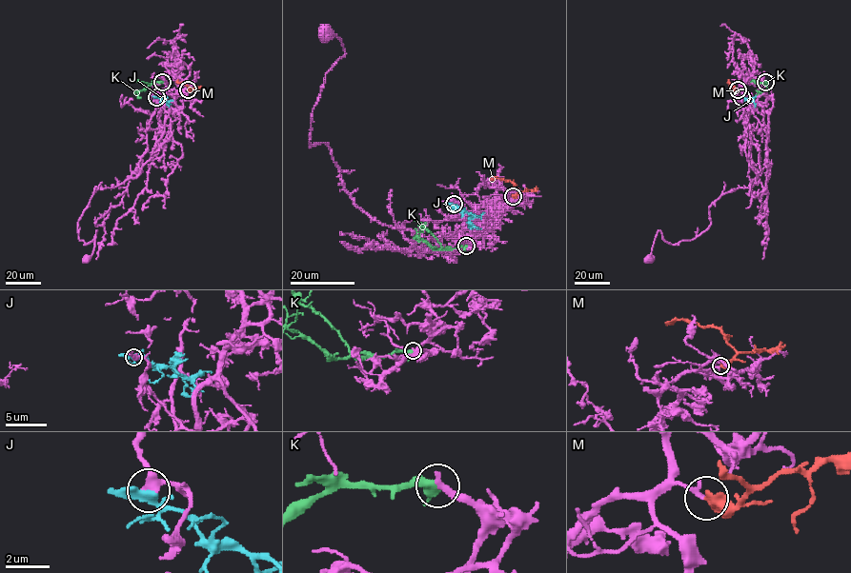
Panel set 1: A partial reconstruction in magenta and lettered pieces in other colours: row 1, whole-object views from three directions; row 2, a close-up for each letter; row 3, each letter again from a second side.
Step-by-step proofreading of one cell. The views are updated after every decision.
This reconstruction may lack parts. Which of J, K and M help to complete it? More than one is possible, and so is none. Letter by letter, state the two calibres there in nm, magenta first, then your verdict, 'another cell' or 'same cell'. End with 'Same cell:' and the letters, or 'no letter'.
J: calibres 320 and 280 nm; another cell
K: calibres 280 and 400 nm; same cell
M: calibres 240 and 440 nm; same cell
Same cell: K, M

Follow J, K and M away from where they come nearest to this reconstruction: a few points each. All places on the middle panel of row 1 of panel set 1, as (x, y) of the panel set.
J: (454, 204), (468, 213), (468, 224), (481, 228)
K: (466, 246), (434, 248), (416, 236), (425, 222)
M: (512, 196), (518, 190), (511, 181), (494, 180)

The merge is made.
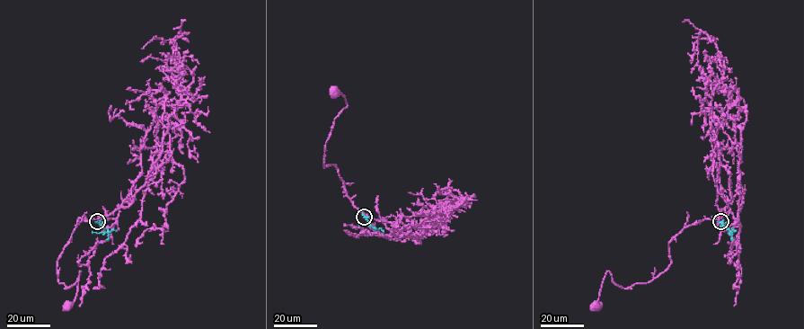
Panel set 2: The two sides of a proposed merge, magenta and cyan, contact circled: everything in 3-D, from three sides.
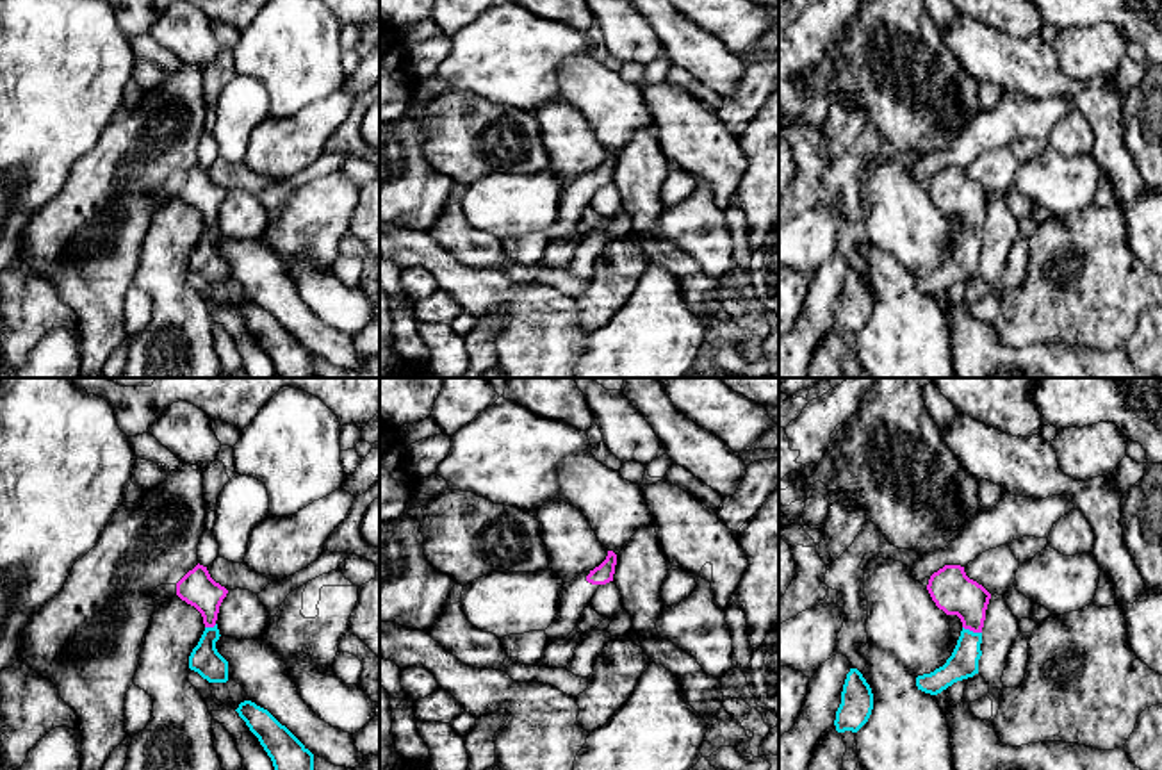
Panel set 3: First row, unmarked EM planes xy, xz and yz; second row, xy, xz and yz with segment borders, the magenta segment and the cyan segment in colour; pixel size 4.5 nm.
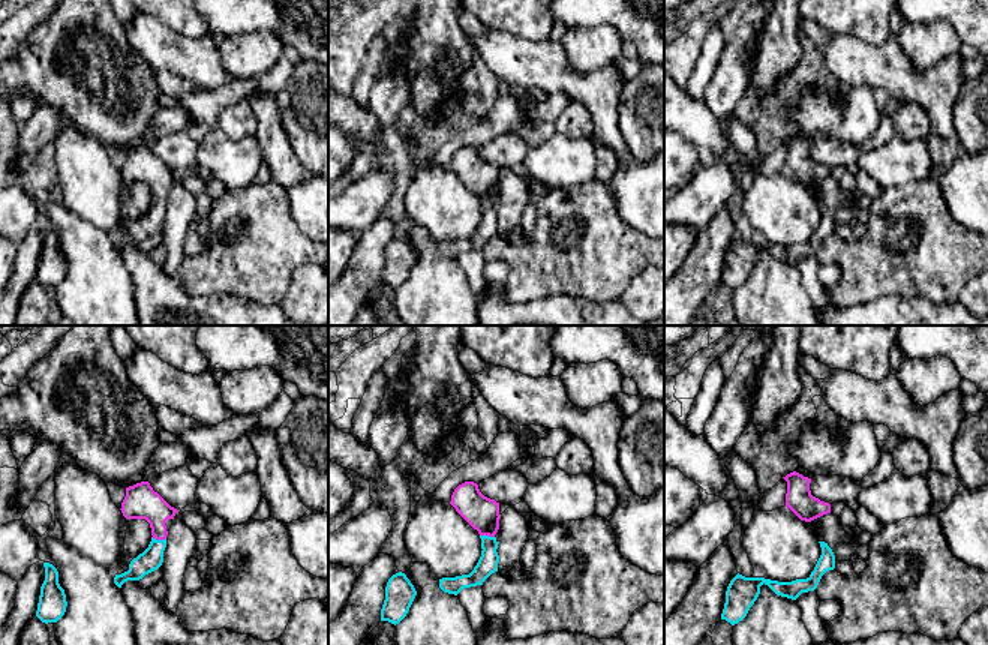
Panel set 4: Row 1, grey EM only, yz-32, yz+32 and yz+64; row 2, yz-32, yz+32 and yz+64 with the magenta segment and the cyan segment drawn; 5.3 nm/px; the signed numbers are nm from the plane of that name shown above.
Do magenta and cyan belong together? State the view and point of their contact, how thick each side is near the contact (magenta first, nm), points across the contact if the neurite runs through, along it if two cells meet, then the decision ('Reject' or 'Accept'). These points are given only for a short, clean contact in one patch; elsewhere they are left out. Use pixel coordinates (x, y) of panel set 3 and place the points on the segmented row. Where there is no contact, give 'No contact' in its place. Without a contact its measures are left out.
Touches magenta at yz (972, 630). Thickness 190 nm (magenta) against 140 nm. Boundary: yz (963, 626), (981, 633). Reject

